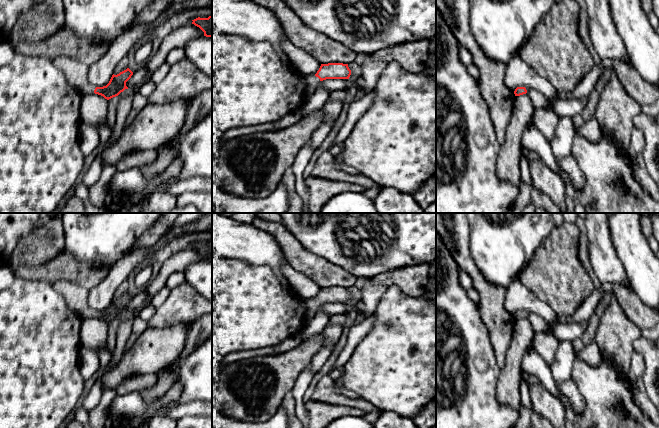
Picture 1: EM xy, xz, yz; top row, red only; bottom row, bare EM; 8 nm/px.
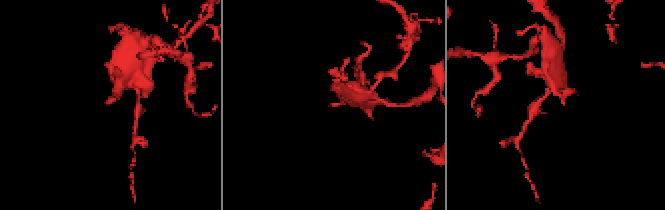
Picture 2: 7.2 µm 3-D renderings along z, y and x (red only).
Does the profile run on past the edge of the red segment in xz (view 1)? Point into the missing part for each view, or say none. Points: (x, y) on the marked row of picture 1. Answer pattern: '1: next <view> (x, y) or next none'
1: next xz (309, 83)

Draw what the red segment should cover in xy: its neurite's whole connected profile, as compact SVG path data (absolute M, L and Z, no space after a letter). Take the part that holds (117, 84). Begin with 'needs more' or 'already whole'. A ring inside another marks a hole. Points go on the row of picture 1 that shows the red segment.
needs more; M58 57L53 61L65 75L69 84L84 94L95 93L109 100L128 89L126 82L133 72L127 68L117 75L112 75L109 83L103 87L95 87L88 81L88 66L69 57Z

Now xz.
needs more; M328 63L321 64L317 73L308 75L301 73L300 86L306 99L314 94L321 81L326 79L349 79L351 70L348 64Z

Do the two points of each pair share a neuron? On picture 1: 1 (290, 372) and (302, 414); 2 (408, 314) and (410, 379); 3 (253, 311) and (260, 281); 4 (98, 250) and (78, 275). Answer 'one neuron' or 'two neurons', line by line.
1: two neurons
2: one neuron
3: one neuron
4: two neurons

